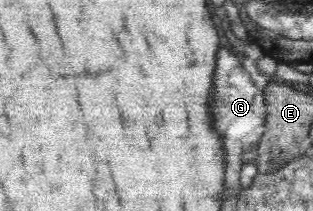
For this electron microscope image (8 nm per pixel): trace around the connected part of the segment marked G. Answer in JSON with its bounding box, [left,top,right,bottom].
[218,47,266,194]

